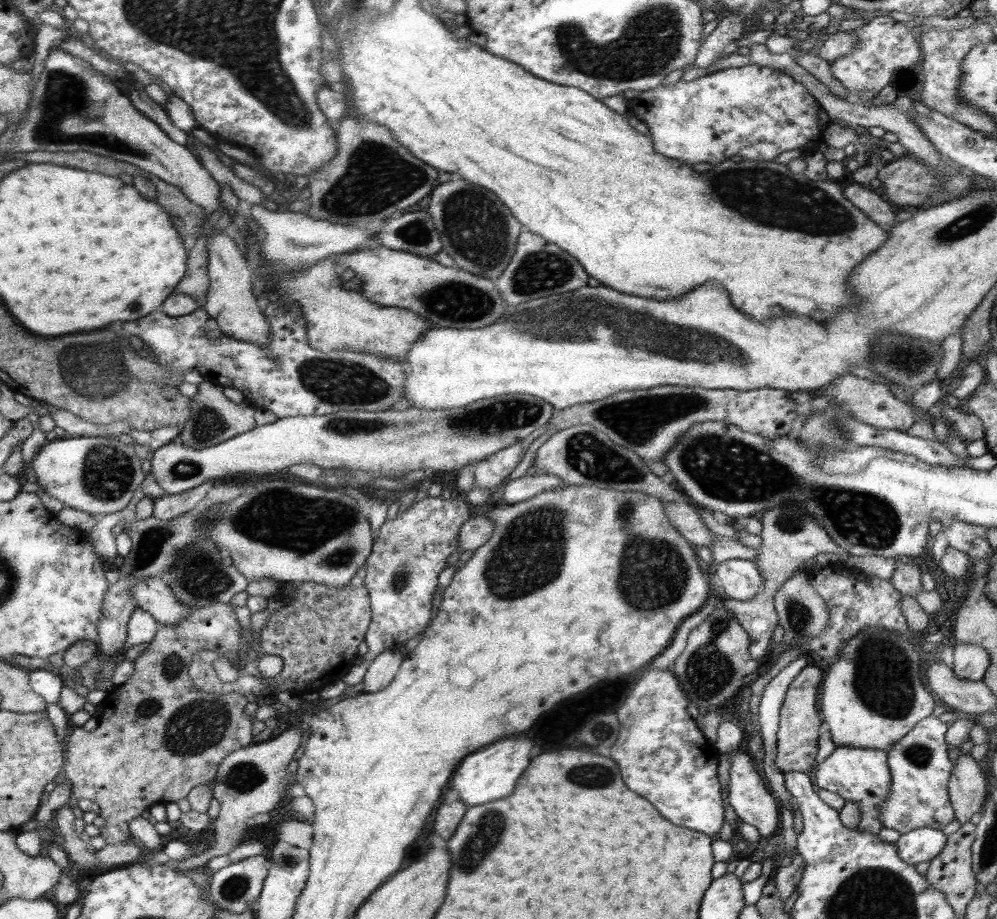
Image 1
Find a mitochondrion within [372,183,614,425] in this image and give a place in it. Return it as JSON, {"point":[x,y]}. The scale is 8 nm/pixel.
{"point":[456,301]}

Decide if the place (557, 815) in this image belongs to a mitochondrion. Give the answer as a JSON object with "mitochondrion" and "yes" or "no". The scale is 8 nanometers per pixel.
{"mitochondrion":"no"}

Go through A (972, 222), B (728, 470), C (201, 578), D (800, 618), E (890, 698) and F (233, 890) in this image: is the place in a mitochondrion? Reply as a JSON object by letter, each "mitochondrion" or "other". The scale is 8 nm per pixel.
{"A":"mitochondrion","B":"mitochondrion","C":"mitochondrion","D":"mitochondrion","E":"mitochondrion","F":"mitochondrion"}

